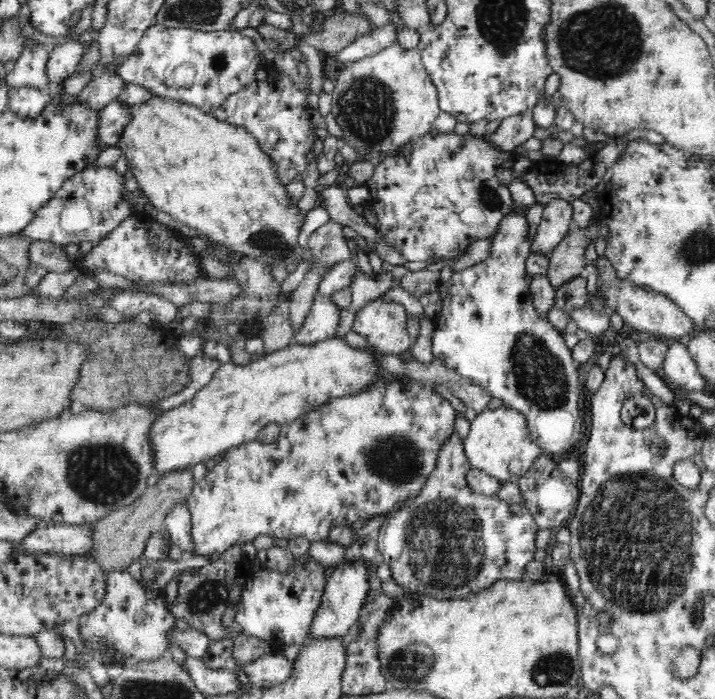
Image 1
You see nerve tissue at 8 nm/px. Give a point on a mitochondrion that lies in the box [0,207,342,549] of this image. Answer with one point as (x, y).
(103, 475)

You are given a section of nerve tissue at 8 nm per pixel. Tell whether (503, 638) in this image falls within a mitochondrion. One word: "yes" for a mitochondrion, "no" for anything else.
no

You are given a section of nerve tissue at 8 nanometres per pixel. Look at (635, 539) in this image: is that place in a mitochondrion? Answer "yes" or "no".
yes

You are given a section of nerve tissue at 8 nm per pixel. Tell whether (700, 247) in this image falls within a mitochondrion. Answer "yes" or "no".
yes

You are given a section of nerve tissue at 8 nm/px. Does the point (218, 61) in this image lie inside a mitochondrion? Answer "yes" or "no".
yes

